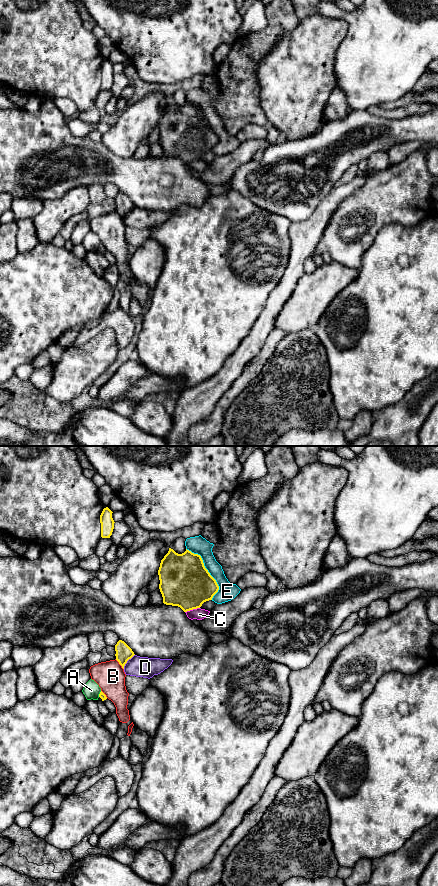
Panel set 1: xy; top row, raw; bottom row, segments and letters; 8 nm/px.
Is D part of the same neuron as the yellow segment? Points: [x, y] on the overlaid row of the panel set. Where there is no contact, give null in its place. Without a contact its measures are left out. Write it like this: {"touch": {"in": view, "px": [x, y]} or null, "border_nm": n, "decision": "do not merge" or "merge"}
{"touch": {"in": "xy", "px": [127, 660]}, "border_nm": 150, "decision": "do not merge"}

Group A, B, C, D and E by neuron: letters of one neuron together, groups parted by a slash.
A / B / C / D / E

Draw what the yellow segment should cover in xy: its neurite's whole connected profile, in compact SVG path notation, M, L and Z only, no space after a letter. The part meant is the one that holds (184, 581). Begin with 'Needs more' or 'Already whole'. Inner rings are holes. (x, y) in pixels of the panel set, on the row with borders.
Already whole. M169 548L161 560L158 575L163 603L178 606L184 612L200 608L219 590L201 556L187 549L178 554Z

